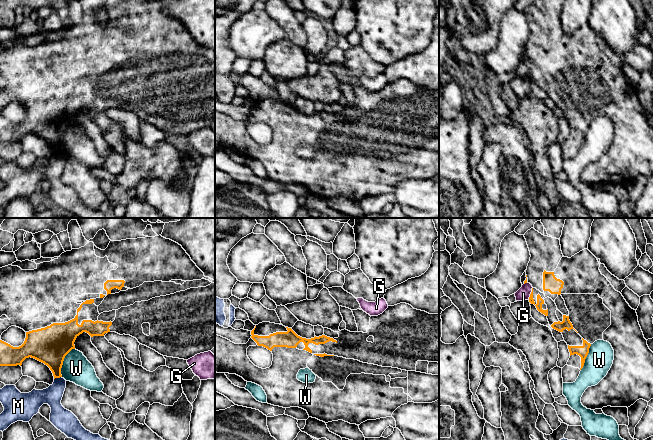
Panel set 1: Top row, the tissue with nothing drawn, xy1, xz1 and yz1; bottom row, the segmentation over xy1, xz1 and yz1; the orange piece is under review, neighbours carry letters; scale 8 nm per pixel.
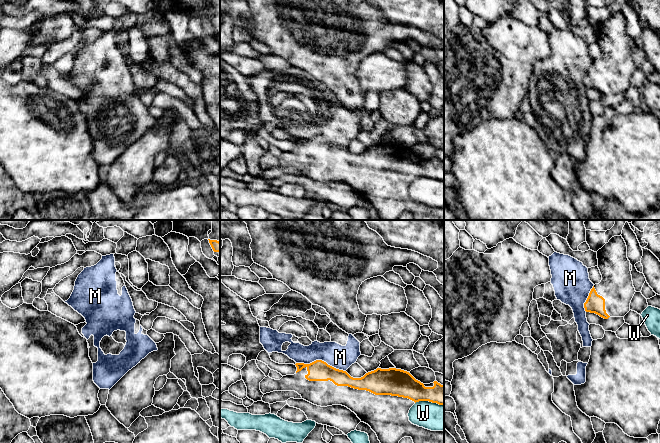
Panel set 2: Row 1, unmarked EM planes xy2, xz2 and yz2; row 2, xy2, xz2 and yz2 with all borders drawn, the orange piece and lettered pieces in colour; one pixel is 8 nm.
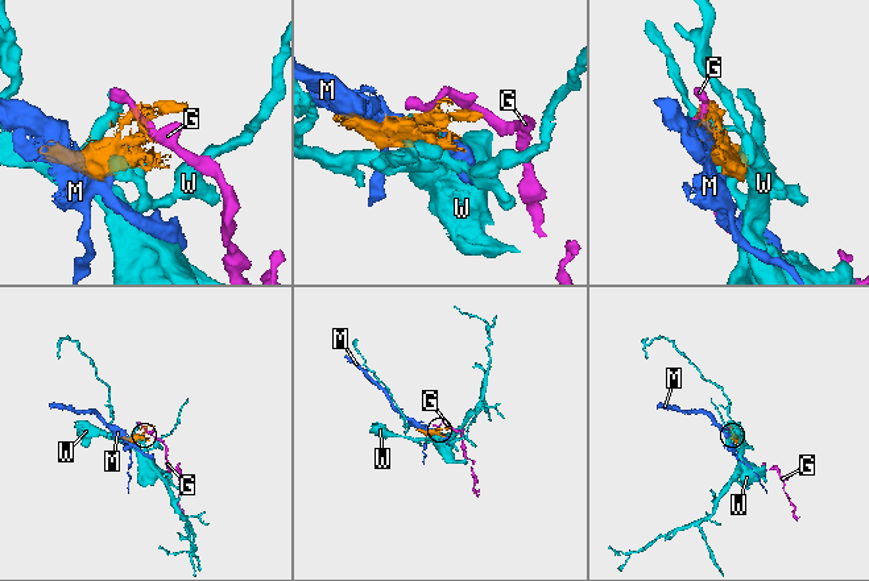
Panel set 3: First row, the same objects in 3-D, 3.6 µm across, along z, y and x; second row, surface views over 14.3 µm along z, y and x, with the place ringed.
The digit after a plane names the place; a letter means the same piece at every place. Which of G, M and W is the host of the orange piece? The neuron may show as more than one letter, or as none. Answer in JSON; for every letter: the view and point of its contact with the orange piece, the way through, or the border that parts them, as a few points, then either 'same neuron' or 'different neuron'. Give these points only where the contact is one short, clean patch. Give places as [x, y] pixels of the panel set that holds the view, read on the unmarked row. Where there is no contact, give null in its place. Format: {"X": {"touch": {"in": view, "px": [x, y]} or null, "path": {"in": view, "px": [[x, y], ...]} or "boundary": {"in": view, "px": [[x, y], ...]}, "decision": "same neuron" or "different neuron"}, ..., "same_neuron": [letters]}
{"G": {"touch": {"in": "yz1", "px": [531, 69]}, "boundary": {"in": "yz1", "px": [[532, 63], [528, 75]]}, "decision": "different neuron"}, "M": {"touch": {"in": "xz2", "px": [321, 136]}, "decision": "different neuron"}, "W": {"touch": {"in": "xy1", "px": [62, 138]}, "decision": "different neuron"}, "same_neuron": []}

